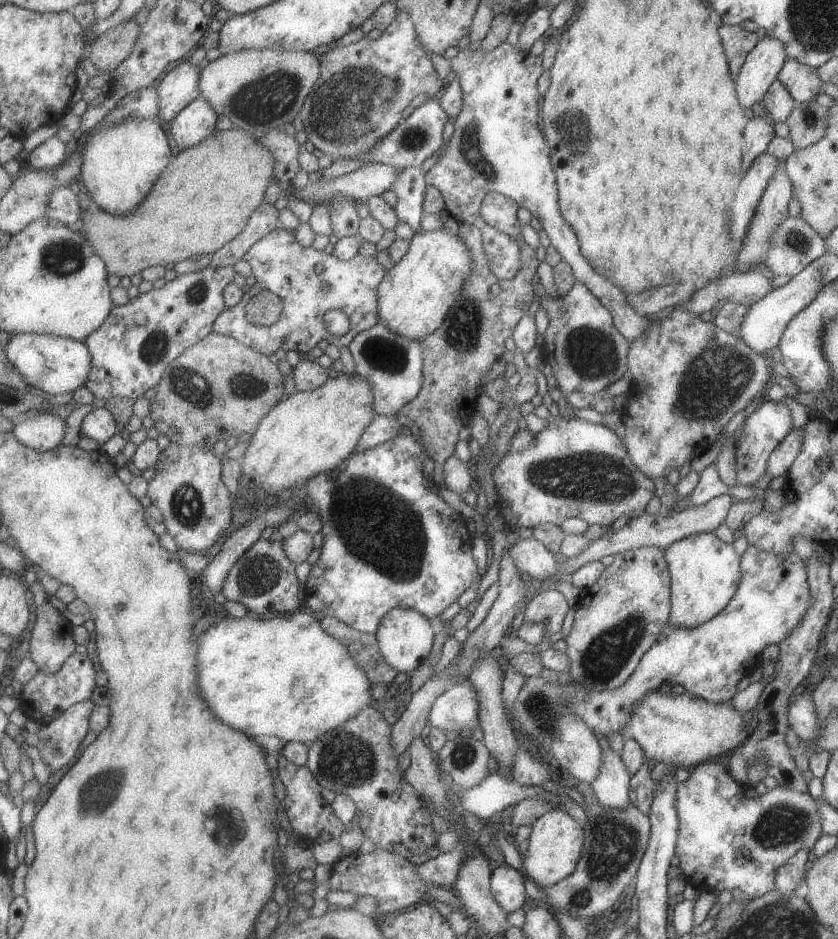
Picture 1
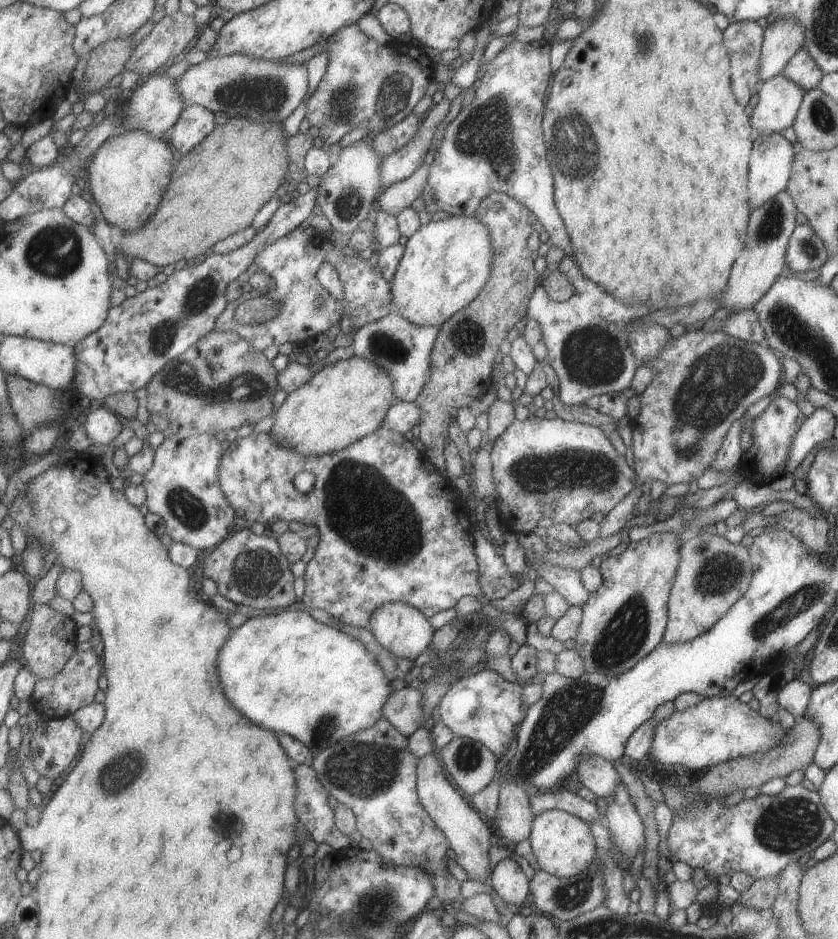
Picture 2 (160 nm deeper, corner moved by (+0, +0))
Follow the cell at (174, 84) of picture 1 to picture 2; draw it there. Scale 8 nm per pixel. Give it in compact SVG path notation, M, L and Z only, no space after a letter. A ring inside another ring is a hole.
M157 72L147 78L143 84L134 87L132 97L128 102L128 120L122 124L125 128L124 132L149 131L160 138L171 126L175 126L187 107L176 84L175 79L167 78L165 75L161 76Z

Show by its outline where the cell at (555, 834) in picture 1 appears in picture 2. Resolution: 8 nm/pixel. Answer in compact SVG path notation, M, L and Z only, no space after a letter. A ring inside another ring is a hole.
M549 809L532 818L528 836L530 847L541 871L554 877L570 877L584 871L594 860L595 845L589 825L559 809Z

